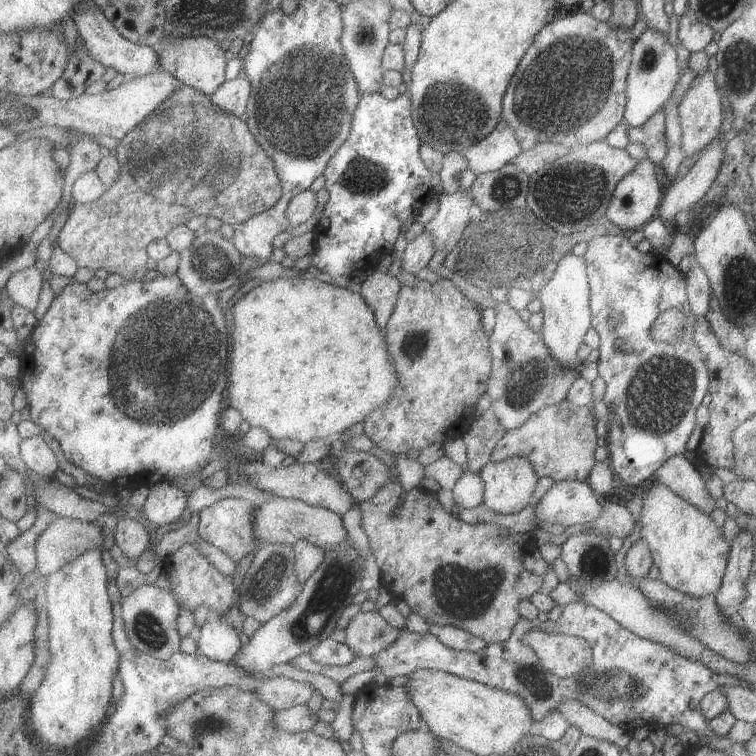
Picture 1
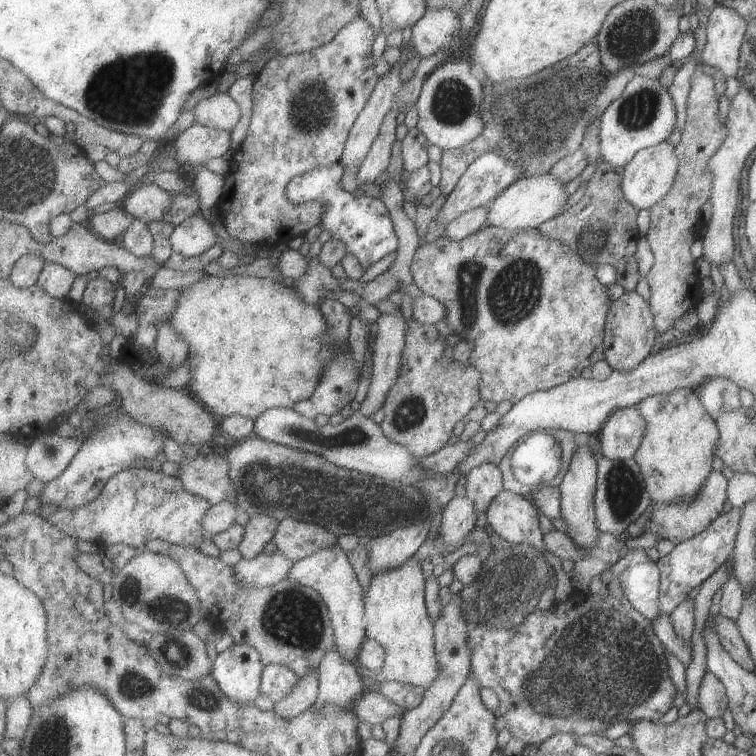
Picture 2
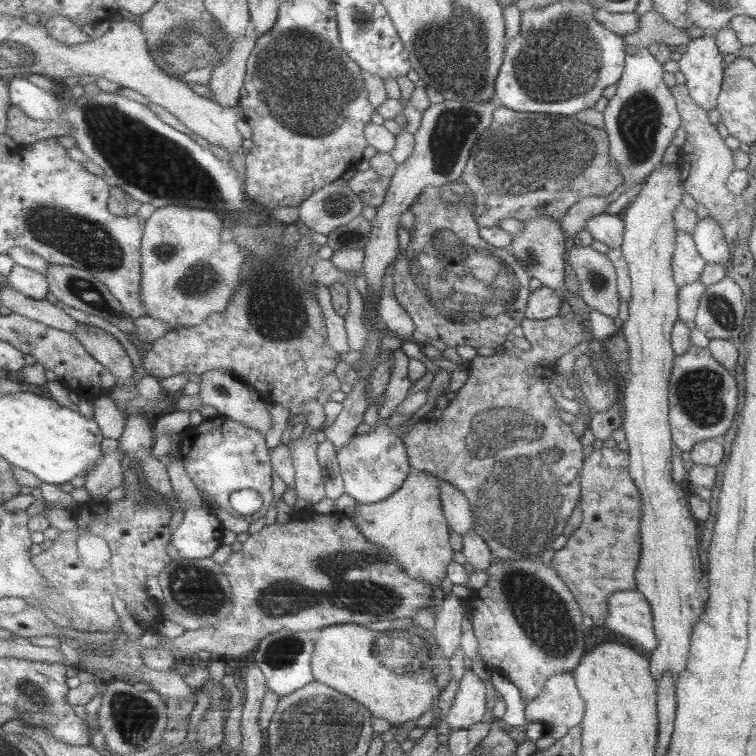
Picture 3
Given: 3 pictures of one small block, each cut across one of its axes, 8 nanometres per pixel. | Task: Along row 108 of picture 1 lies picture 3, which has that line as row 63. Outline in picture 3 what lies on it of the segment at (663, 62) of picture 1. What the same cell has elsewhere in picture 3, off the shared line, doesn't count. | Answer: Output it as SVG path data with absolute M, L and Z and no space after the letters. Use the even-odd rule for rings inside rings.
M626 46L624 51L624 67L615 94L602 111L602 128L609 143L609 159L617 167L614 174L622 181L619 189L629 191L662 164L663 153L681 120L670 87L663 82L662 65L649 54L647 47Z

